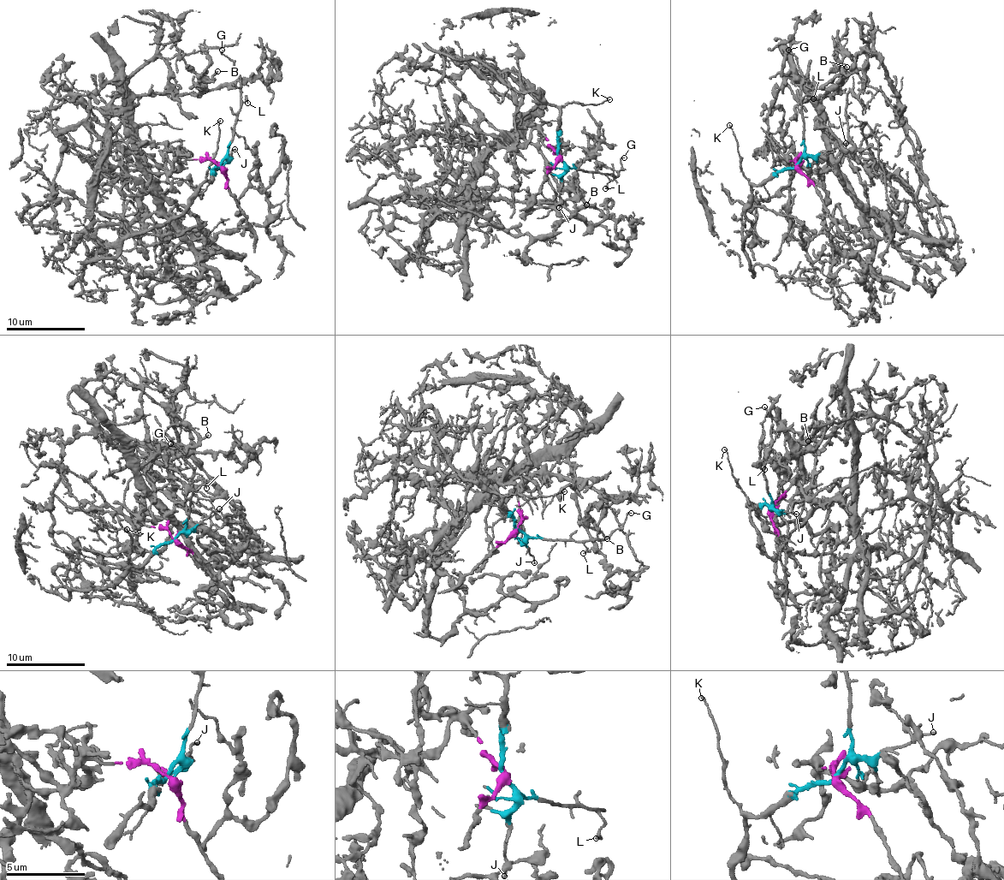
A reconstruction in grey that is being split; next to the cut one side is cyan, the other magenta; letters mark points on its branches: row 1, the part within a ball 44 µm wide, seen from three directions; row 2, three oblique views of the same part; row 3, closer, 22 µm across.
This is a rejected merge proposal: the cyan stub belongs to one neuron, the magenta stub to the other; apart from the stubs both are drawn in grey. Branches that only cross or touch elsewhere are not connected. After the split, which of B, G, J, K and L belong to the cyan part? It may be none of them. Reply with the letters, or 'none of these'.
G, J, K, L

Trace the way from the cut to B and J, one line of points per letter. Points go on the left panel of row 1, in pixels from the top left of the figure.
B: (219, 165), (179, 158), (178, 168), (155, 173), (137, 151), (133, 120), (142, 96), (196, 93), (218, 71)
J: (219, 165), (223, 159), (231, 160), (234, 149)

